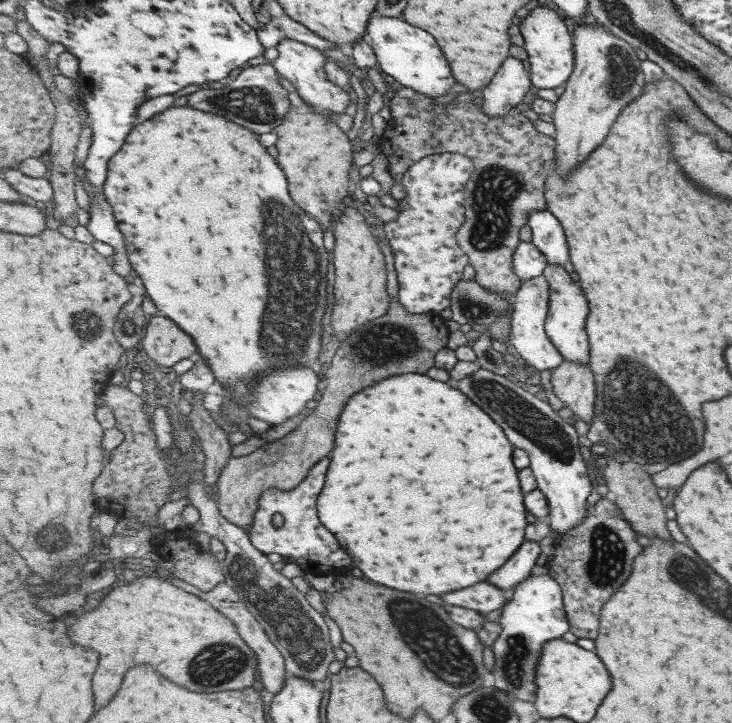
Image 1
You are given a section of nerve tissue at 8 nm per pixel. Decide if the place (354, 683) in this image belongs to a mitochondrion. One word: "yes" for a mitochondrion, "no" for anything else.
no

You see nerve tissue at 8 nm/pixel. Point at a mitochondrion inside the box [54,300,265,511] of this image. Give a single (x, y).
(90, 322)

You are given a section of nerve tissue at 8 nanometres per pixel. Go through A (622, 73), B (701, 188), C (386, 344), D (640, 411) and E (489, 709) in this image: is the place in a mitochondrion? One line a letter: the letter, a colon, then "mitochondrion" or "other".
A: mitochondrion
B: other
C: mitochondrion
D: mitochondrion
E: mitochondrion

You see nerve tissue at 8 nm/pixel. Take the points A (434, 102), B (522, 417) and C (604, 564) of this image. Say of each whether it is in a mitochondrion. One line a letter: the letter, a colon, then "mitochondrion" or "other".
A: other
B: mitochondrion
C: mitochondrion

